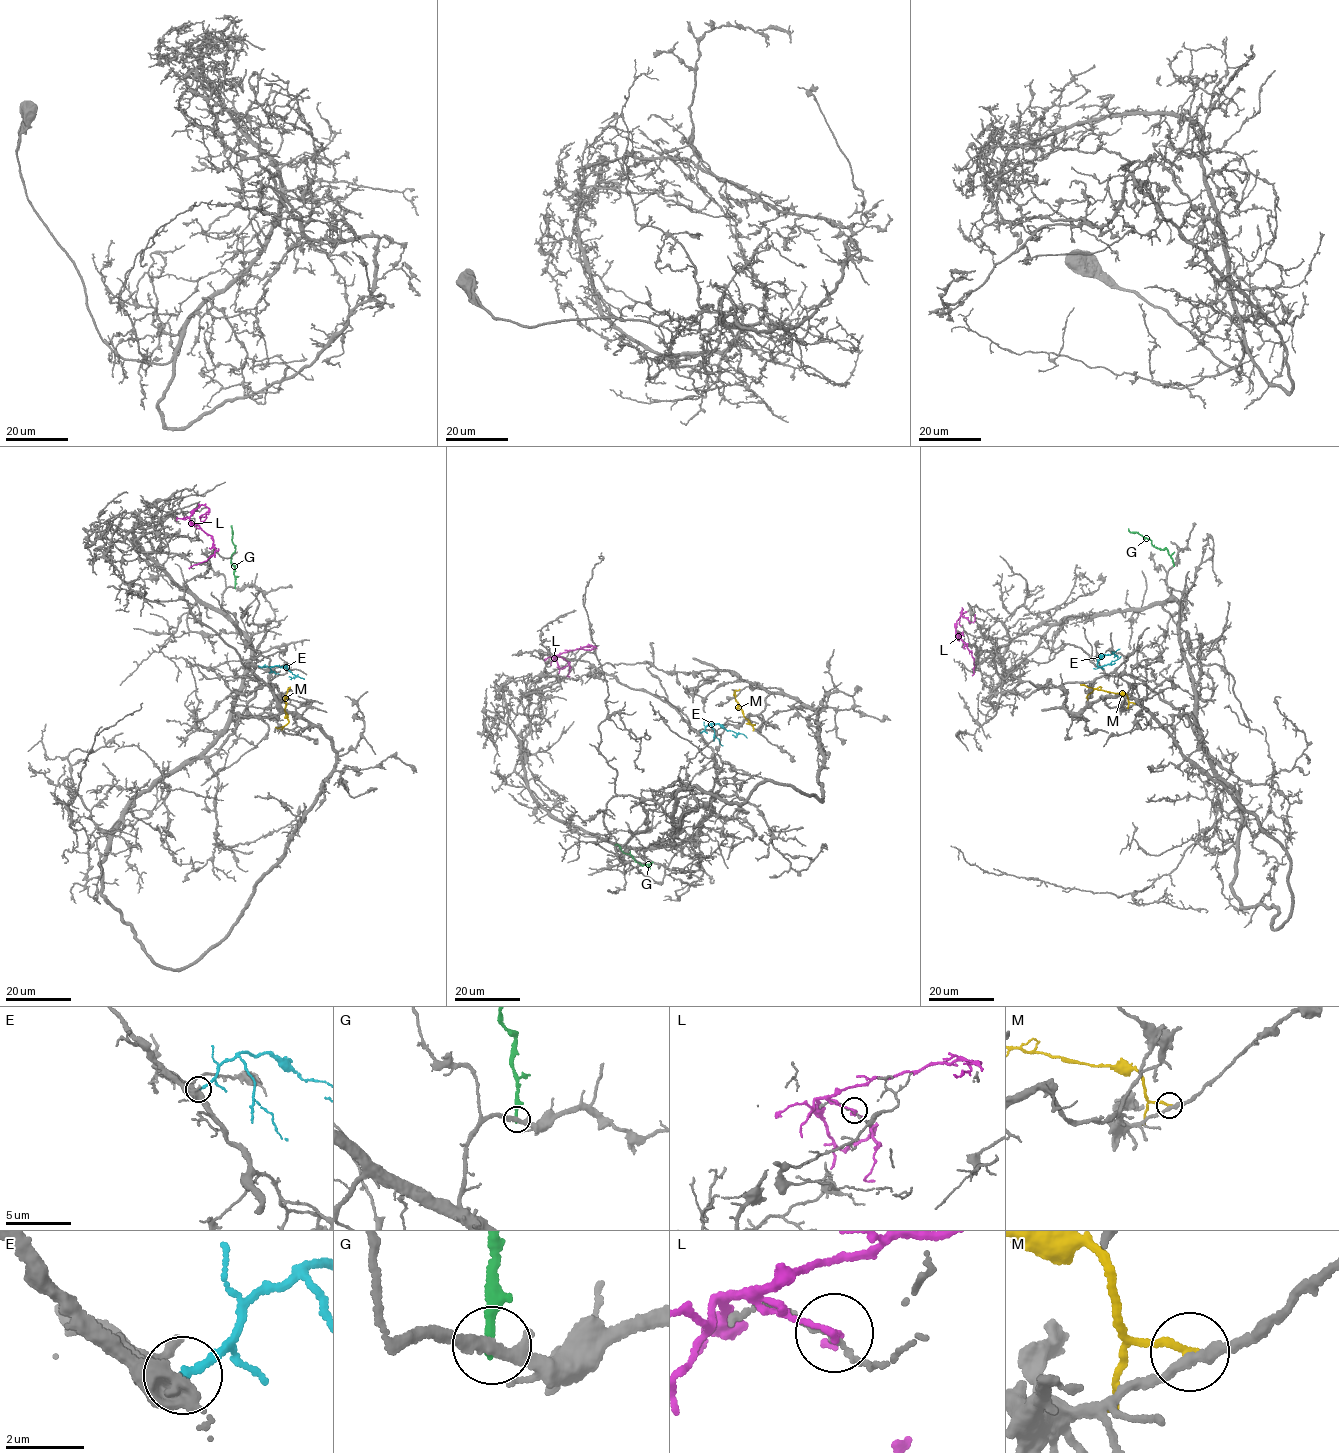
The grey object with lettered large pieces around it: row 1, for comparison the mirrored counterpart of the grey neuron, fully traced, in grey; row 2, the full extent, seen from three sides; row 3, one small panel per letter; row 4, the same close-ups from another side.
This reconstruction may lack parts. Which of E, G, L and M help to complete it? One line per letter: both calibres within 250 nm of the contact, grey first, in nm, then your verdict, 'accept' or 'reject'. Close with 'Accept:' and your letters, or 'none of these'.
E: calibres 200 and 190 nm; accept
G: calibres 280 and 260 nm; reject
L: calibres 110 and 190 nm; reject
M: calibres 240 and 190 nm; reject
Accept: E

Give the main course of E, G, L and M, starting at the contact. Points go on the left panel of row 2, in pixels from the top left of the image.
E: (259, 666), (285, 667), (304, 679)
G: (235, 588), (231, 560), (235, 549), (231, 525)
L: (196, 524), (190, 524), (197, 525), (210, 536), (215, 551), (204, 561), (189, 568)
M: (282, 729), (289, 720), (285, 711), (286, 704)

